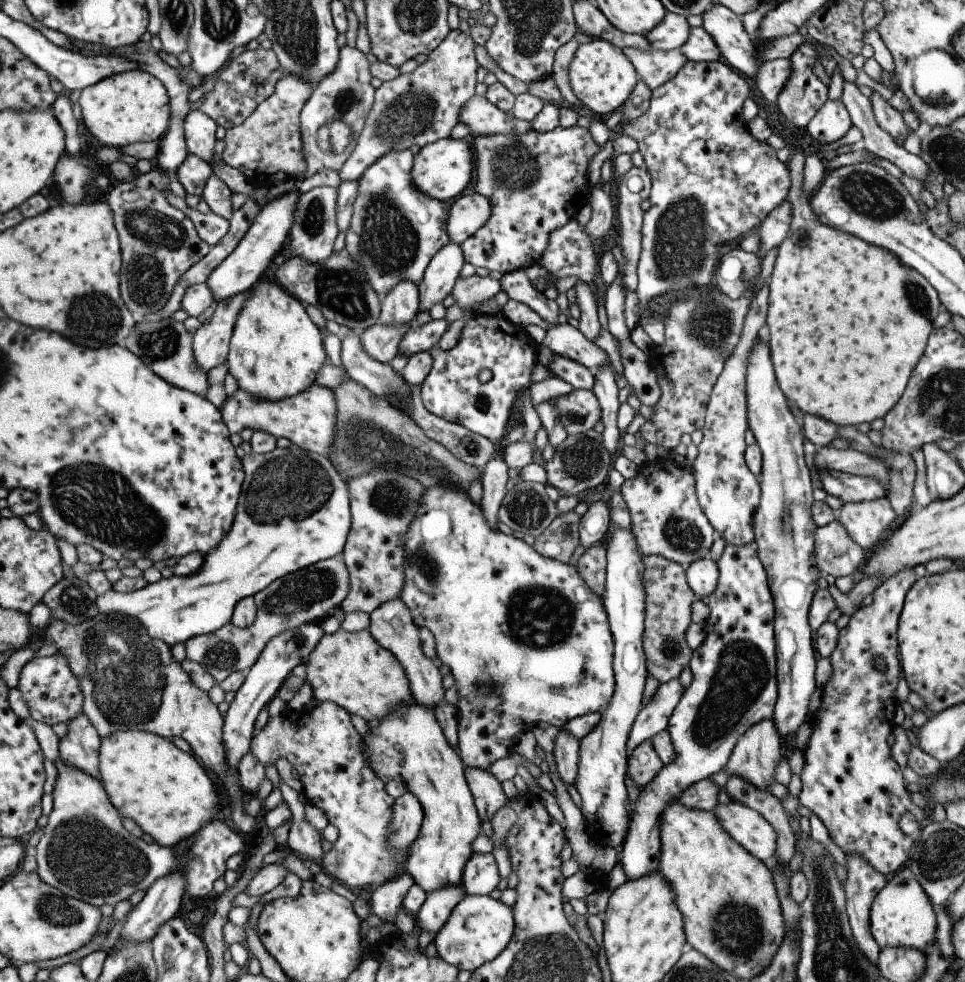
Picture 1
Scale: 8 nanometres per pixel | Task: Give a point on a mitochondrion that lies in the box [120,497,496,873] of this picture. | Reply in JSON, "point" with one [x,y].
{"point":[319,585]}

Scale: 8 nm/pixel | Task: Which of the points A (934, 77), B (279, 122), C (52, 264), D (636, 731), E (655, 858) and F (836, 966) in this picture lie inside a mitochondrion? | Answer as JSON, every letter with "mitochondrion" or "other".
{"A":"mitochondrion","B":"mitochondrion","C":"other","D":"other","E":"other","F":"mitochondrion"}

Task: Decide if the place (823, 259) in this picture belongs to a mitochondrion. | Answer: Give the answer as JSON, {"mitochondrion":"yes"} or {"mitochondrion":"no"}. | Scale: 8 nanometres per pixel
{"mitochondrion":"no"}

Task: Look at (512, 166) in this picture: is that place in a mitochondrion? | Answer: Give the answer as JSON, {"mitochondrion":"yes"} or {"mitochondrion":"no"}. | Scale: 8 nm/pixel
{"mitochondrion":"yes"}

